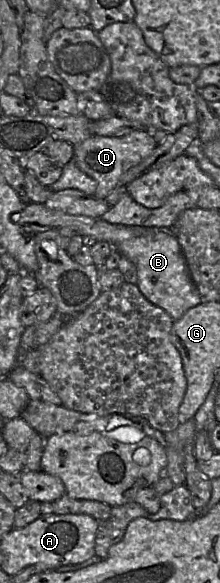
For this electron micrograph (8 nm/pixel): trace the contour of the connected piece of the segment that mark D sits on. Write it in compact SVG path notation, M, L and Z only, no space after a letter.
M134 131L122 137L92 135L82 143L73 146L73 160L76 165L98 184L93 196L104 199L117 186L121 176L149 157L158 145L152 131Z

